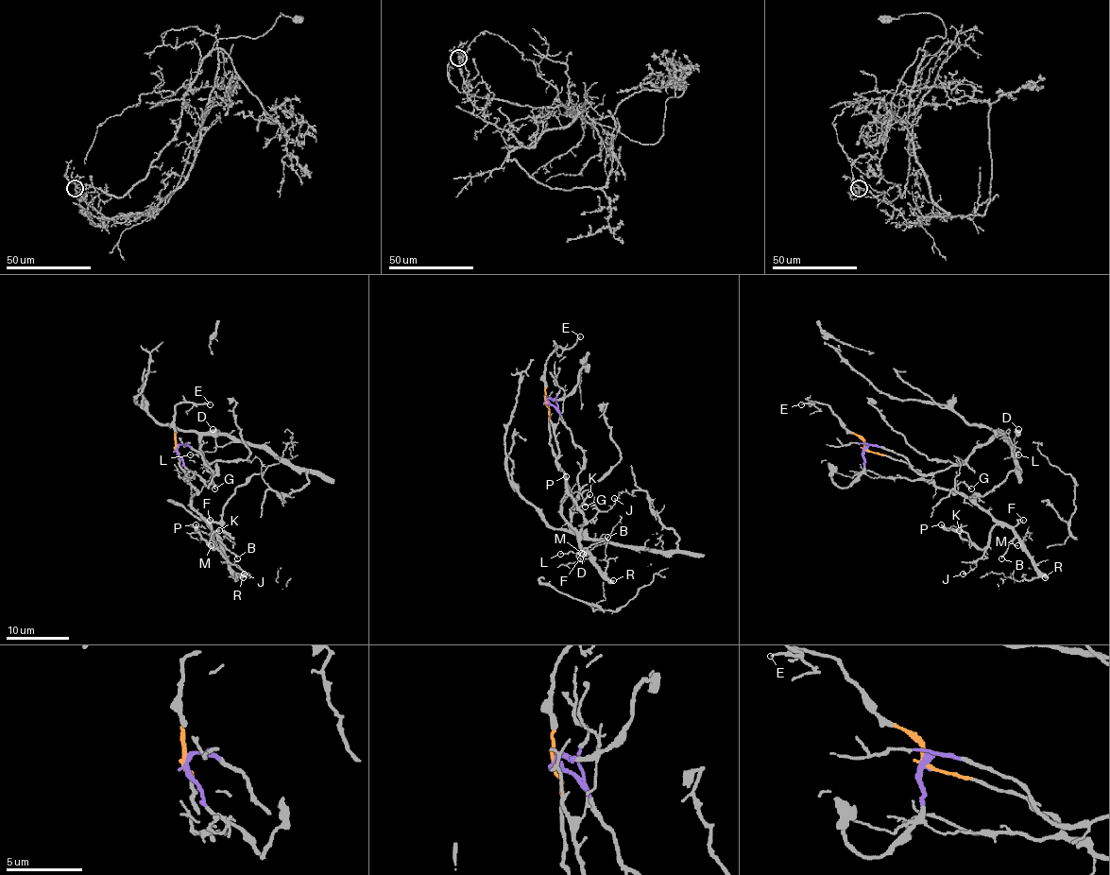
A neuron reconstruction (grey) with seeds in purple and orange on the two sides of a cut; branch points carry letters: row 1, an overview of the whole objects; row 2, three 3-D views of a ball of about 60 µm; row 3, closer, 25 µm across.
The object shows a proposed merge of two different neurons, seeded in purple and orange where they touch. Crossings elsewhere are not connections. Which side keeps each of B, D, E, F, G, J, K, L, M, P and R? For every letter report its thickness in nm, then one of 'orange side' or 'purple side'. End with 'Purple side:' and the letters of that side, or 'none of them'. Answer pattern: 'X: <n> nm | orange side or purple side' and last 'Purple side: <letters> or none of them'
B: 140 nm | orange side
D: 360 nm | purple side
E: 110 nm | orange side
F: 100 nm | orange side
G: 170 nm | orange side
J: 140 nm | orange side
K: 200 nm | orange side
L: 90 nm | purple side
M: 120 nm | orange side
P: 340 nm | orange side
R: 440 nm | orange side
Purple side: D, L

